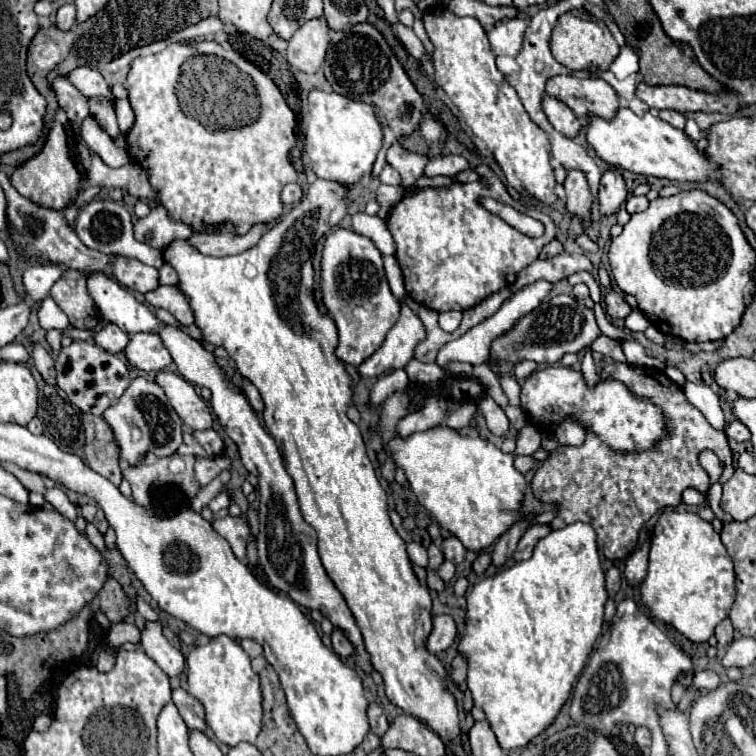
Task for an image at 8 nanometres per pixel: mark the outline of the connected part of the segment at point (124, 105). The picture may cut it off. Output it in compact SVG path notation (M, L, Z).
M114 99L112 101L114 109L116 109L116 117L118 117L118 125L122 133L128 133L130 127L134 125L134 111L128 103L128 99Z

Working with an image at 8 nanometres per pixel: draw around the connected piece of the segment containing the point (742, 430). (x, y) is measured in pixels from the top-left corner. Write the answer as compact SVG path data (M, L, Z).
M734 419L734 421L728 425L726 435L732 437L732 439L736 439L736 441L748 441L748 439L750 439L750 431L748 431L748 427L746 427L740 419Z

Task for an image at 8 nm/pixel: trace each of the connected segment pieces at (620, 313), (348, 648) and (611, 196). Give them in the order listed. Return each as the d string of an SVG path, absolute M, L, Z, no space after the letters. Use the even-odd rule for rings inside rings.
M614 289L604 295L604 303L606 303L606 313L608 313L612 319L616 319L616 317L624 319L624 317L628 317L628 315L632 313L632 307L630 307L630 305L624 301L624 297L622 297L620 293L616 293Z
M334 629L334 631L332 631L332 647L334 647L334 651L336 651L342 659L348 659L348 657L352 657L352 655L356 653L352 641L346 637L346 633L344 633L342 629Z
M610 169L602 175L600 181L600 193L598 193L598 201L600 201L600 215L608 217L618 213L620 205L626 201L626 185L622 179L622 173L616 169Z

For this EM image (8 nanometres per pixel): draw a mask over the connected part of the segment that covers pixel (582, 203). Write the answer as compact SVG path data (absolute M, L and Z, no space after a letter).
M570 169L564 181L564 189L566 189L568 211L586 217L592 207L592 193L588 189L588 181L584 173L580 173L580 169Z

